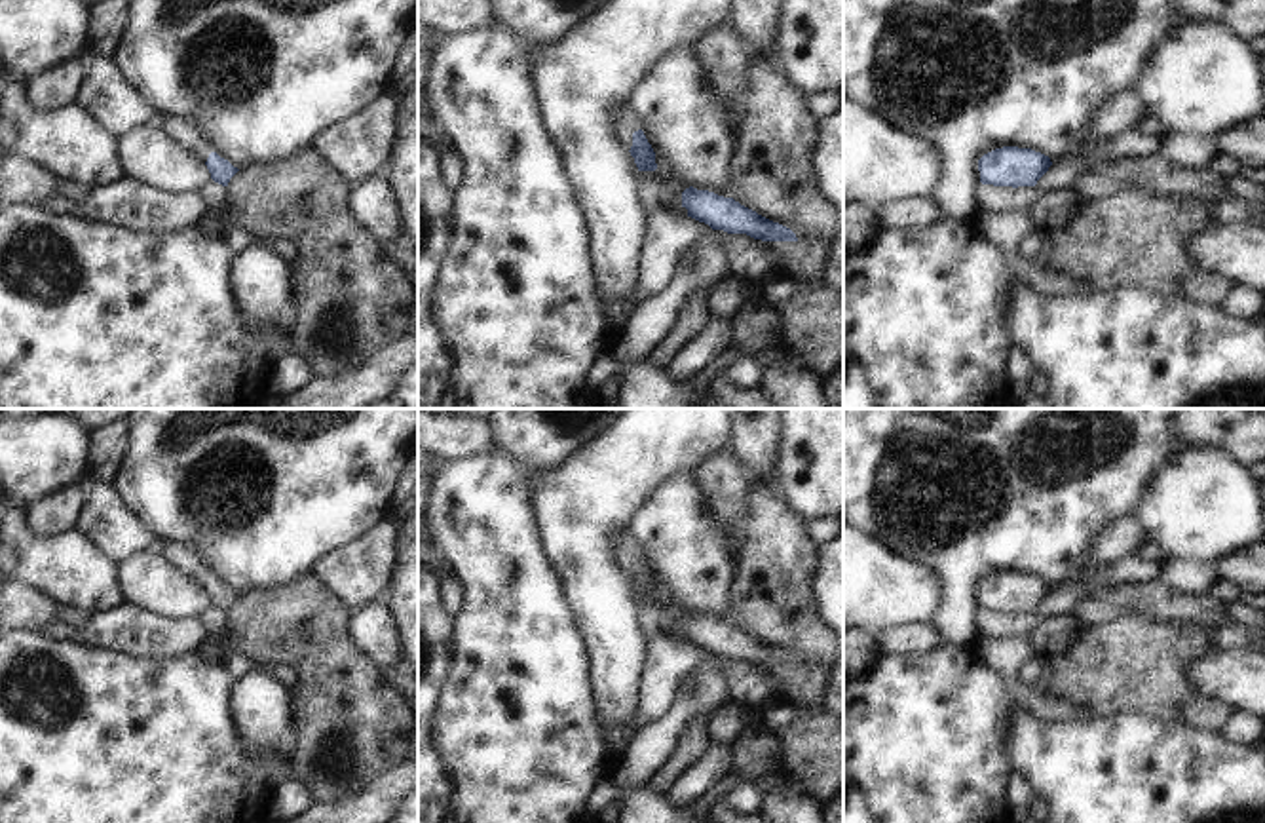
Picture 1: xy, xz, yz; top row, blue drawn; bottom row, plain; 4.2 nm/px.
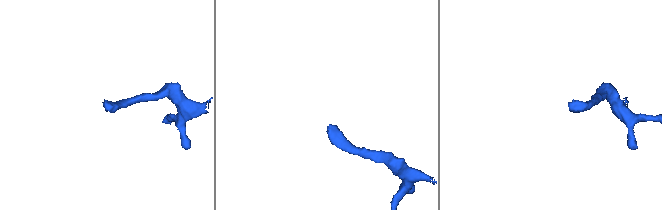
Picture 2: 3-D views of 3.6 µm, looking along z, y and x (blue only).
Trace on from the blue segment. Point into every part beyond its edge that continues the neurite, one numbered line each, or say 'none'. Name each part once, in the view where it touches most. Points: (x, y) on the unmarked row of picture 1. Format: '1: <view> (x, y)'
1: xz (623, 550)

